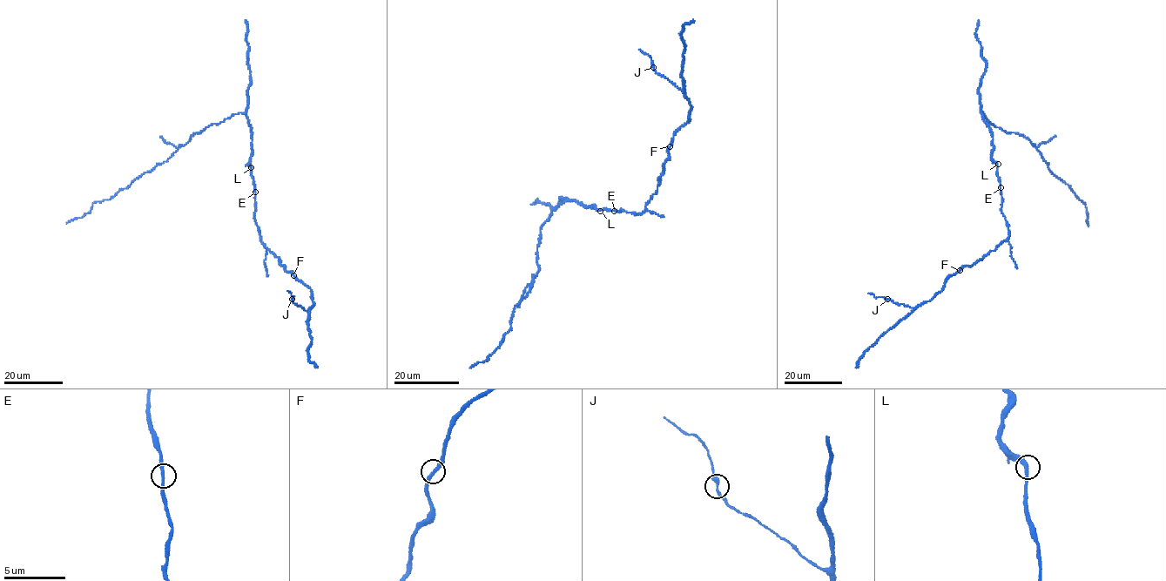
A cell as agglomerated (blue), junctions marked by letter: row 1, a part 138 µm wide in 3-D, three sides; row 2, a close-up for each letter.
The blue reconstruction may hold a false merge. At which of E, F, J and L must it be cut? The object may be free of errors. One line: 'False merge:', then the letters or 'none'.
False merge: none

